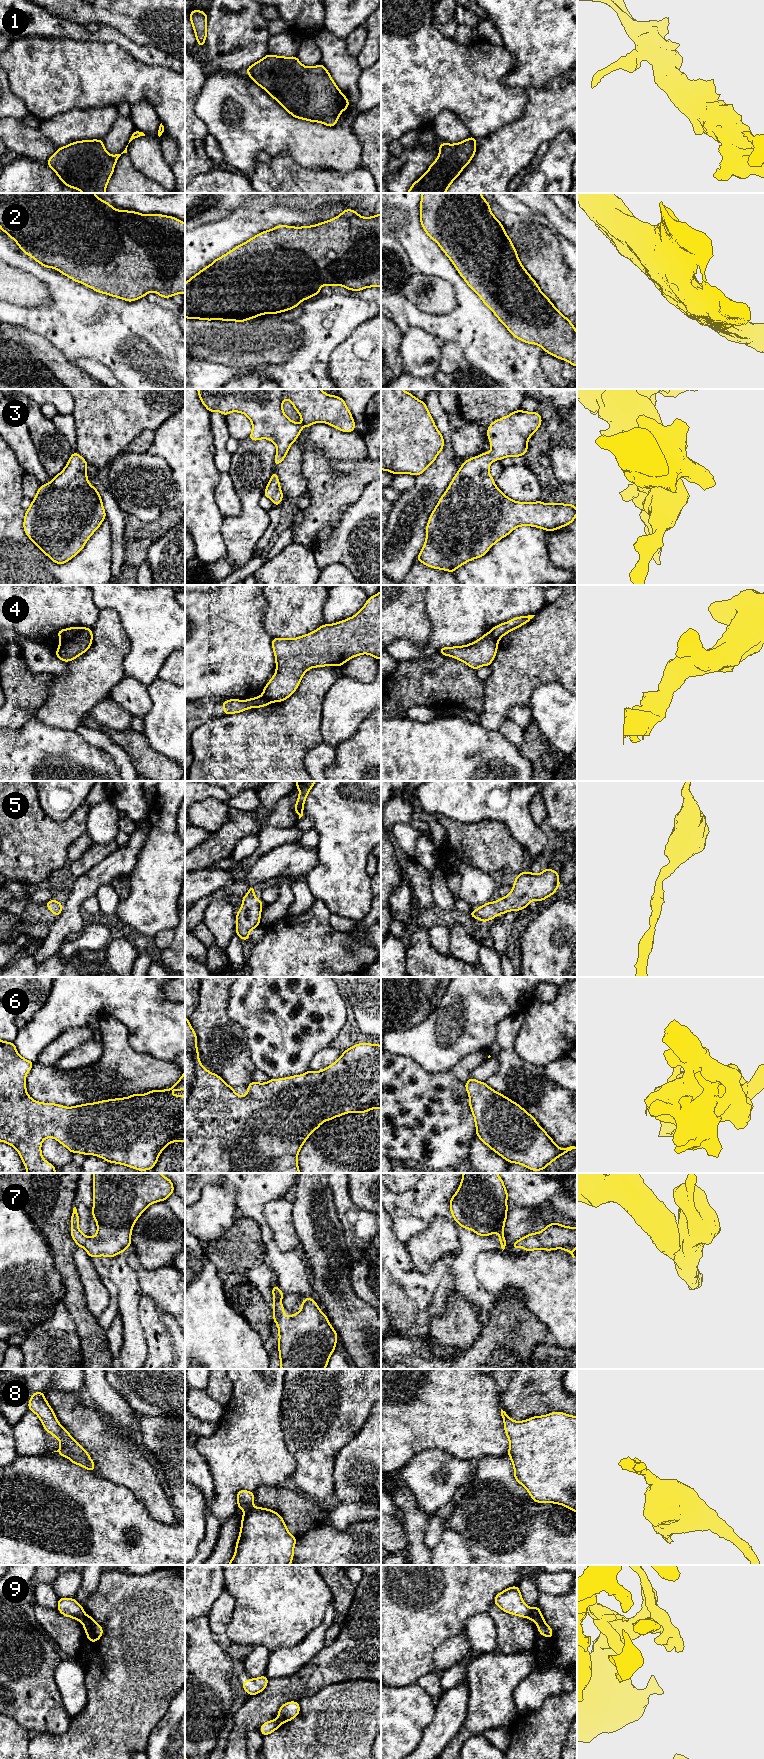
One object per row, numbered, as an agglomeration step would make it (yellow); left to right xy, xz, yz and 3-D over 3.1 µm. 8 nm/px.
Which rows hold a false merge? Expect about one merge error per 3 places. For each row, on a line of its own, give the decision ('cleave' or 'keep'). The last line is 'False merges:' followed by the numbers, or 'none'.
1: keep
2: keep
3: keep
4: cleave
5: keep
6: keep
7: keep
8: keep
9: cleave
False merges: 4, 9

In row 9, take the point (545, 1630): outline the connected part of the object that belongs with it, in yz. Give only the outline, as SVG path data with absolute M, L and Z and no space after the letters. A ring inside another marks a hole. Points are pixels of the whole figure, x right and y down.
M535 1605L532 1608L532 1614L534 1616L534 1621L536 1622L537 1628L539 1630L539 1634L551 1639L553 1635L552 1628L546 1624L539 1607Z

